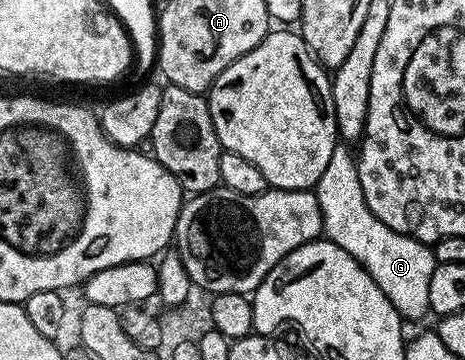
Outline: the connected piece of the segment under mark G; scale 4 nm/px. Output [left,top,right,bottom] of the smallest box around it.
[316,144,435,319]

